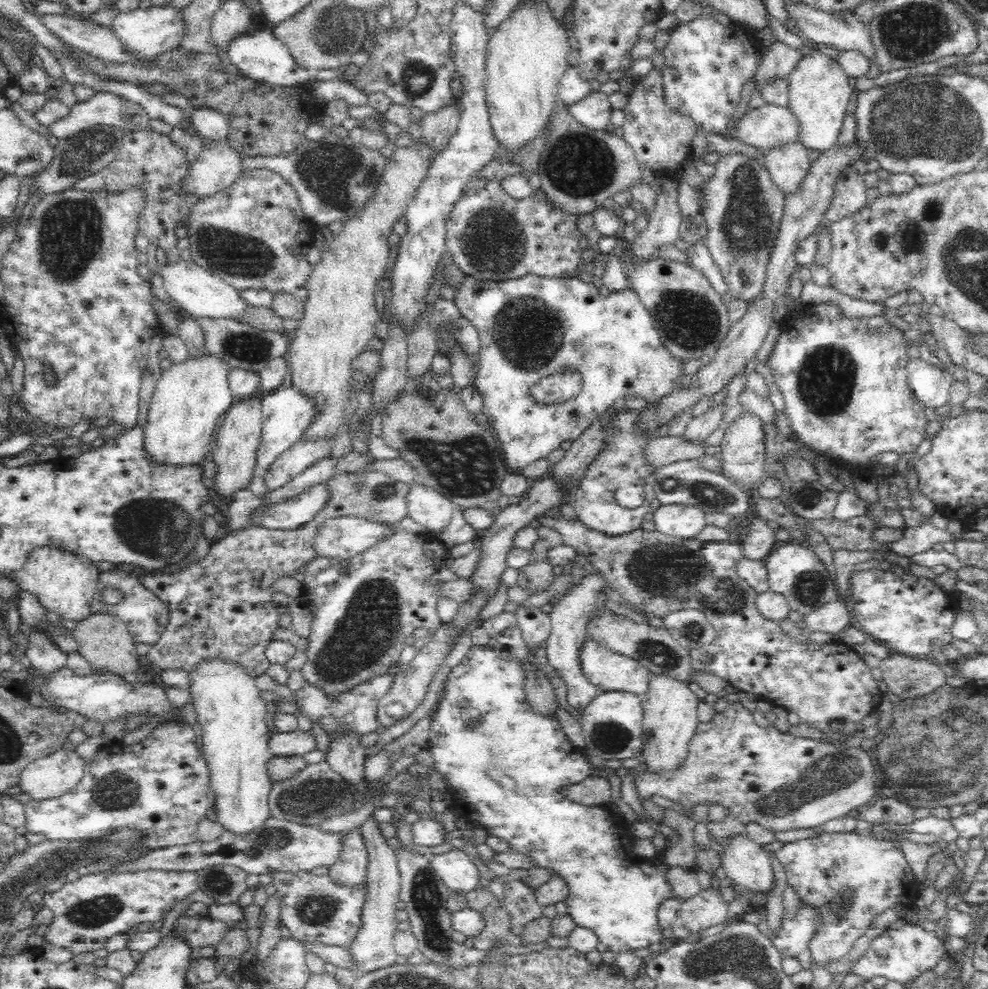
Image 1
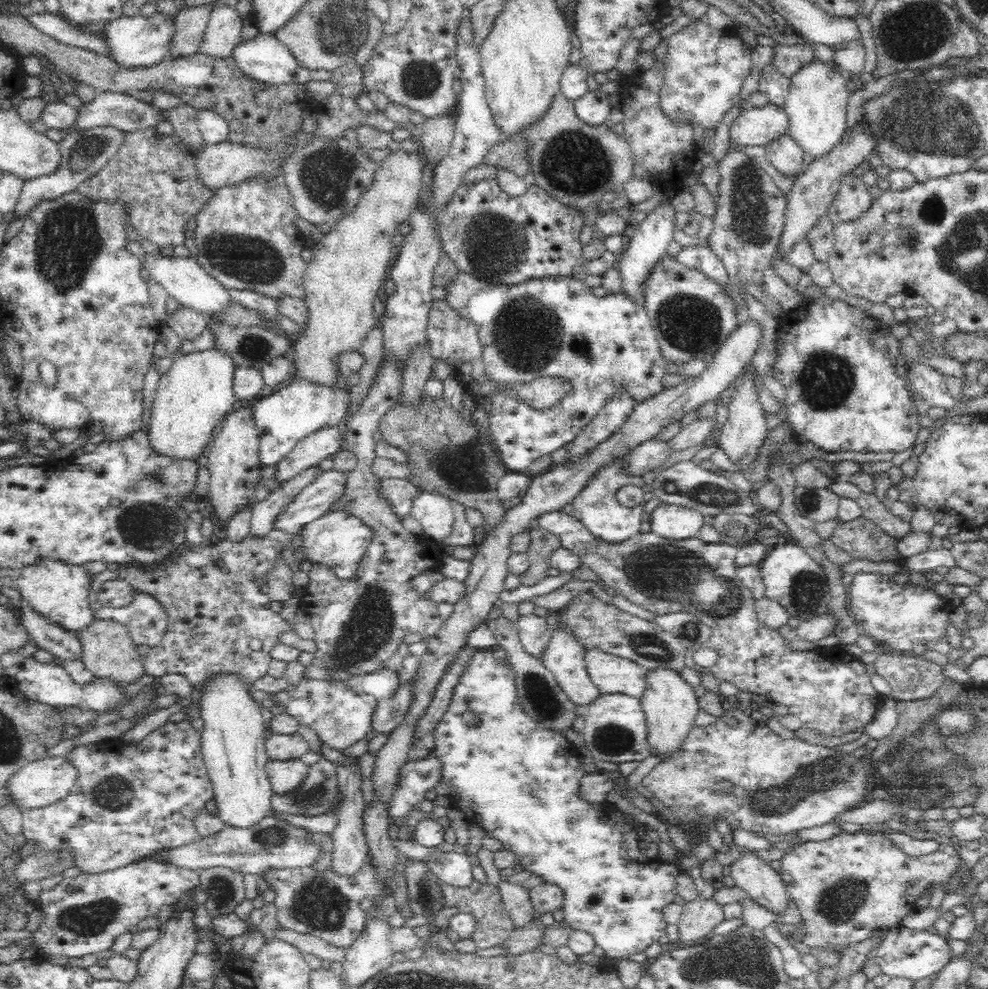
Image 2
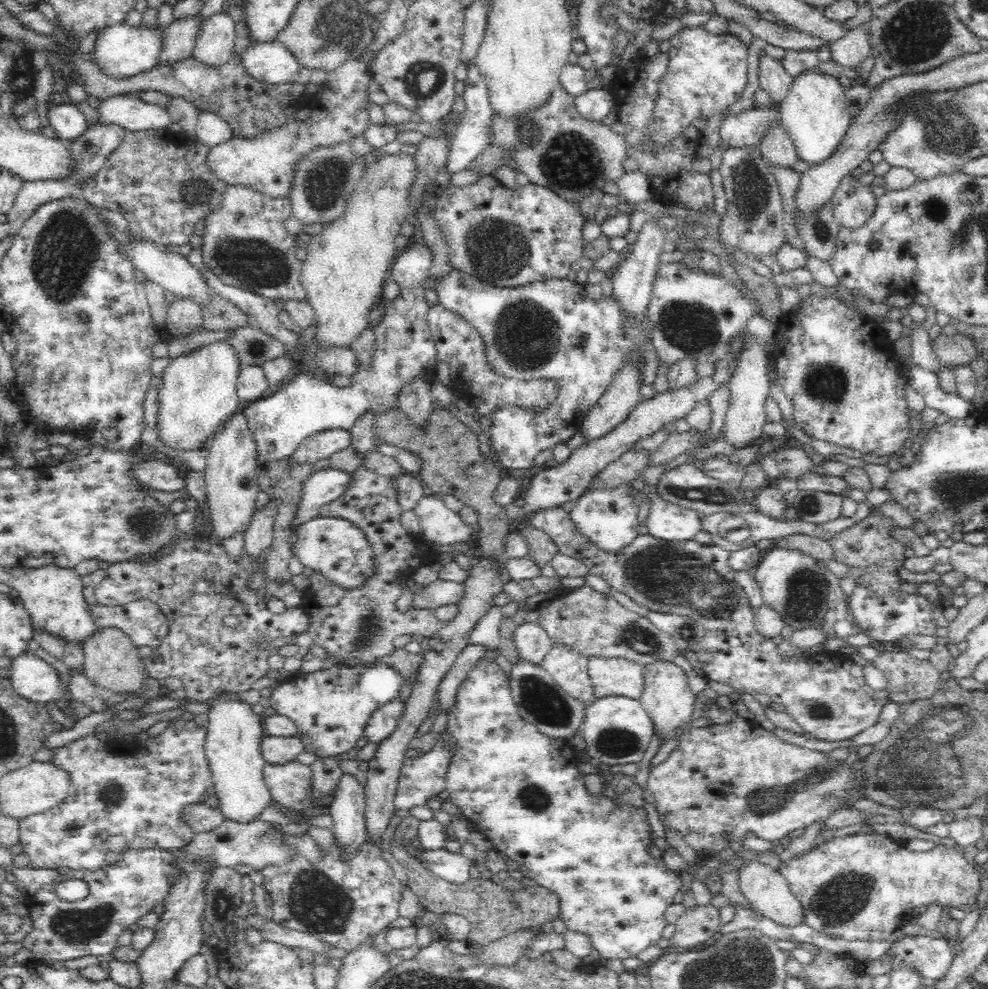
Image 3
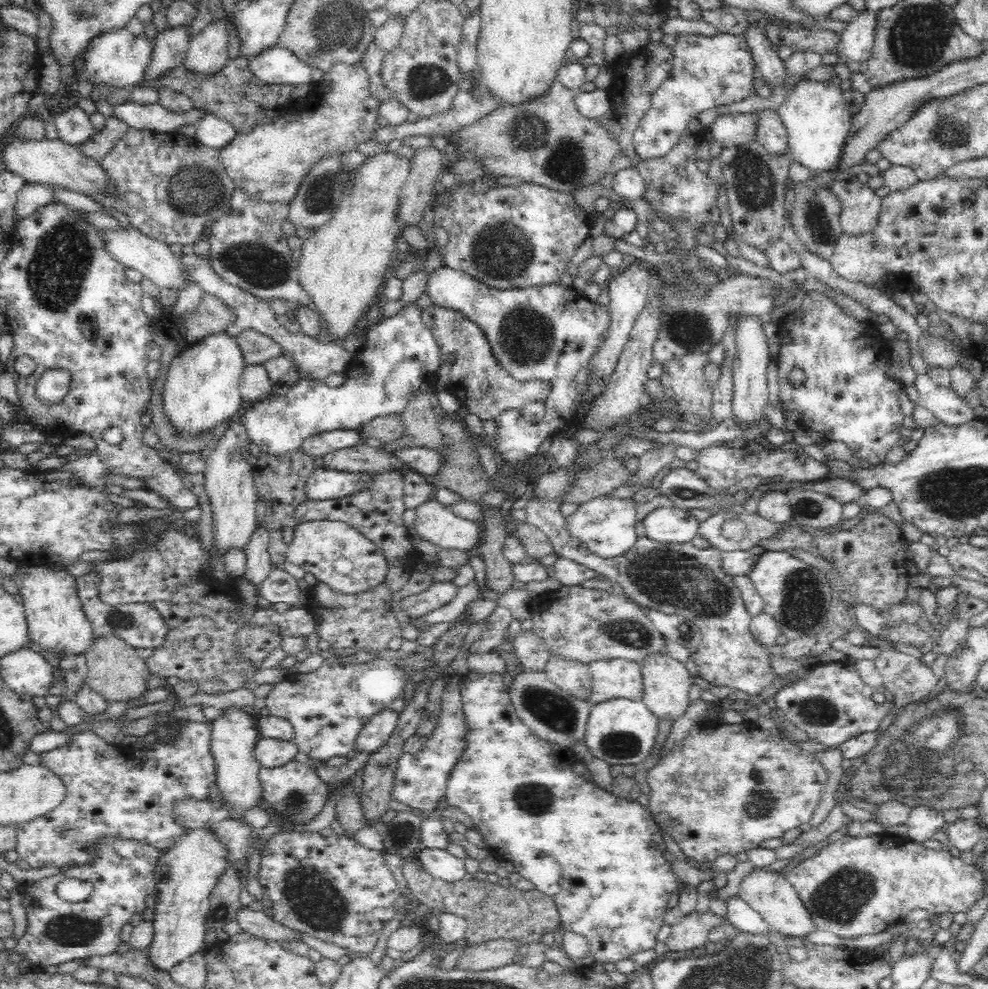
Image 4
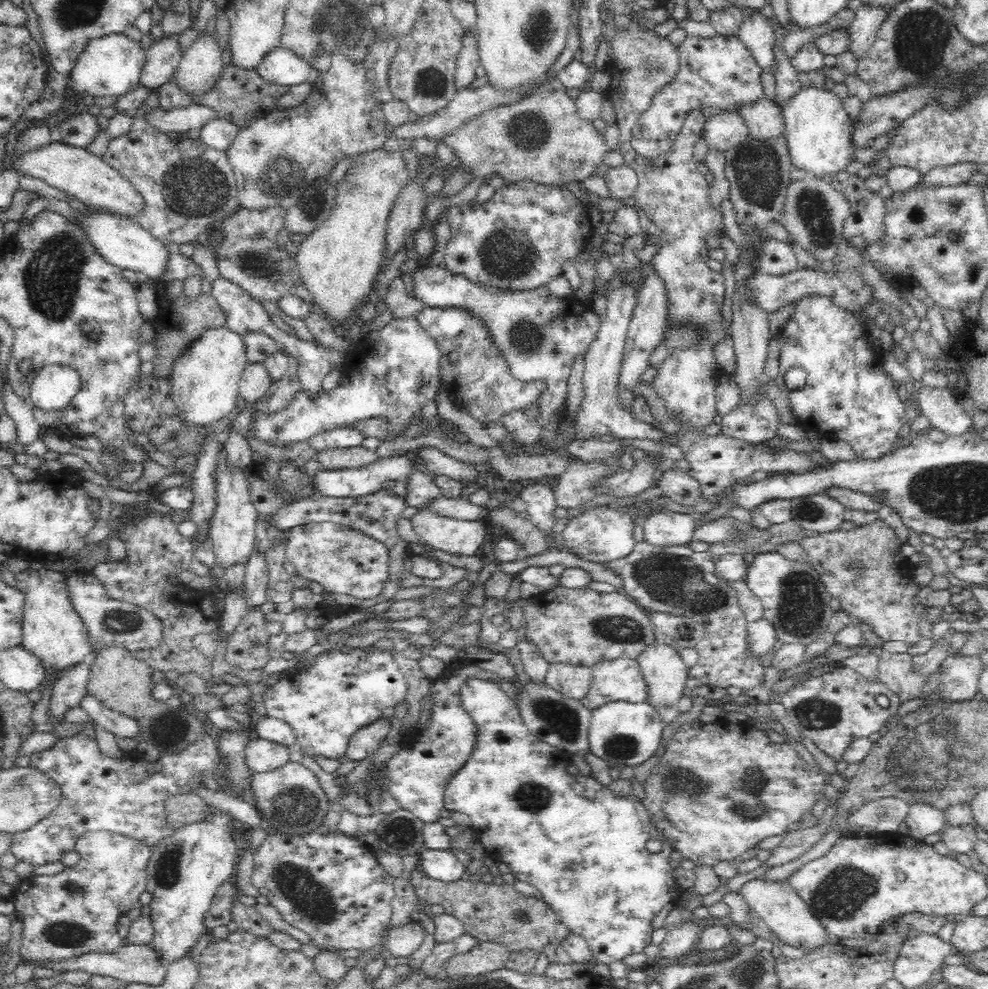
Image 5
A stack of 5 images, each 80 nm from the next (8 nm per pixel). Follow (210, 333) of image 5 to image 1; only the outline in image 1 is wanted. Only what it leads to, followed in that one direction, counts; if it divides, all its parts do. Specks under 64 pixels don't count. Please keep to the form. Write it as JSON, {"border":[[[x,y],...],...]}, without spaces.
{"border":[[[208,355],[190,357],[184,364],[160,372],[142,431],[148,461],[174,467],[202,465],[214,446],[221,419],[236,401],[228,386],[230,369],[222,360]]]}

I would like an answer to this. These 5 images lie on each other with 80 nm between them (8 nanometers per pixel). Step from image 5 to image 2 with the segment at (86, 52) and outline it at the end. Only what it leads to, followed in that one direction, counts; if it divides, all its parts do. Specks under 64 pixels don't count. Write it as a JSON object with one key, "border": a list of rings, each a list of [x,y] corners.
{"border":[[[156,11],[151,16],[138,13],[134,16],[120,14],[107,23],[103,35],[109,46],[109,56],[122,67],[152,66],[158,64],[169,52],[175,35],[174,17]]]}

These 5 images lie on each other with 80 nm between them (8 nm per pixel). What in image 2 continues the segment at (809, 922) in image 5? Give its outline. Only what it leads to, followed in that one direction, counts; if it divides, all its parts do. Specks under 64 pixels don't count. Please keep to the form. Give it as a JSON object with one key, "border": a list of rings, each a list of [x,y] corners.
{"border":[[[741,847],[740,854],[728,868],[735,886],[745,890],[756,904],[777,915],[786,910],[789,897],[783,878],[758,852]]]}

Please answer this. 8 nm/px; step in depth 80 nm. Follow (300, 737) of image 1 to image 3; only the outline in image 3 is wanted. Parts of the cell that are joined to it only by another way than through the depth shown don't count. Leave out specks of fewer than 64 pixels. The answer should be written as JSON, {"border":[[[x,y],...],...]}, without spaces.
{"border":[[[270,736],[262,737],[262,757],[267,764],[285,764],[295,761],[305,752],[306,747],[301,738],[294,736]]]}

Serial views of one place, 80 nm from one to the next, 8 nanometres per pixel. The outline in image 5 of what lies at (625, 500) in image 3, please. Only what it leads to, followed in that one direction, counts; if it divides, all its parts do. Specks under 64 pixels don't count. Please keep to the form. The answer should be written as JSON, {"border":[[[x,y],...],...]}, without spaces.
{"border":[[[609,504],[591,506],[586,511],[568,519],[562,531],[565,544],[571,552],[578,553],[583,560],[594,563],[608,563],[624,559],[633,552],[637,543],[632,535],[634,517],[627,512],[627,506],[609,507]]]}

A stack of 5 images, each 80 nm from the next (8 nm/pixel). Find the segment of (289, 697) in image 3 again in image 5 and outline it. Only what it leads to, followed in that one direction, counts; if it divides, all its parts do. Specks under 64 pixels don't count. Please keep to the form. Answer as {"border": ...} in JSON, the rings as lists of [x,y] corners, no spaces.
{"border":[[[370,650],[363,654],[320,653],[316,663],[300,673],[286,673],[263,695],[267,715],[287,722],[295,734],[295,749],[303,755],[330,759],[345,756],[351,736],[372,724],[382,710],[405,697],[404,674],[389,651]]]}

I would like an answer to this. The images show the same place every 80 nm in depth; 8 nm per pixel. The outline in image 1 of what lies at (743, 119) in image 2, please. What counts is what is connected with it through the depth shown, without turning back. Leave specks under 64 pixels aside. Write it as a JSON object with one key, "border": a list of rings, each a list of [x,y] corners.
{"border":[[[767,103],[746,111],[737,124],[736,138],[754,148],[769,151],[788,143],[801,143],[799,132],[798,119],[790,108]]]}

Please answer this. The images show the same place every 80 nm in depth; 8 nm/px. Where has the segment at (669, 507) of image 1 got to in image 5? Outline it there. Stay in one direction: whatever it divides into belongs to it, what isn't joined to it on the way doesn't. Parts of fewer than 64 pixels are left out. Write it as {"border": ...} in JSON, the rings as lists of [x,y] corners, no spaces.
{"border":[[[660,510],[642,521],[646,542],[655,546],[680,546],[693,540],[696,520],[690,514]]]}

